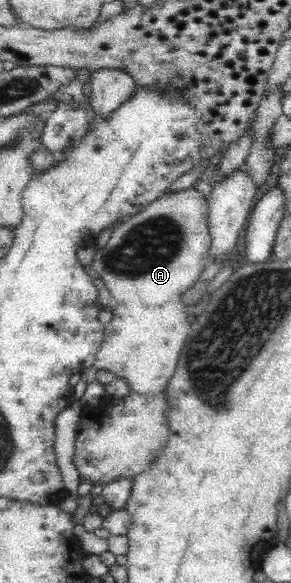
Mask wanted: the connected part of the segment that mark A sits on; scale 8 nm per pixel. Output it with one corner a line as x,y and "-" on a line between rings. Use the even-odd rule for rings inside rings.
193,186
166,192
146,205
142,212
120,222
106,246
94,254
91,268
98,274
98,279
104,282
104,287
110,291
115,303
112,320
103,324
103,342
93,367
110,371
118,379
124,379
130,393
144,396
164,393
174,376
191,327
189,314
186,313
187,306
180,301
180,296
187,288
195,285
204,268
211,262
208,257
211,244
208,214
207,200

